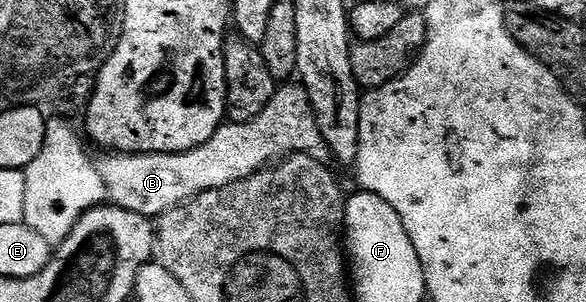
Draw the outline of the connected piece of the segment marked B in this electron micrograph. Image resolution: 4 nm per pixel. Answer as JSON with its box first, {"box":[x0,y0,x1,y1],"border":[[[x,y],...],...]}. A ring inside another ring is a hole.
{"box":[98,85,326,217],"border":[[[292,85],[277,89],[270,105],[266,105],[258,117],[245,123],[225,122],[210,141],[189,151],[162,155],[105,154],[100,167],[98,163],[98,179],[103,194],[104,191],[108,194],[107,202],[130,213],[159,217],[210,189],[242,181],[273,161],[294,154],[323,156],[326,151],[324,138],[312,114],[308,93],[303,86],[288,86]]]}

